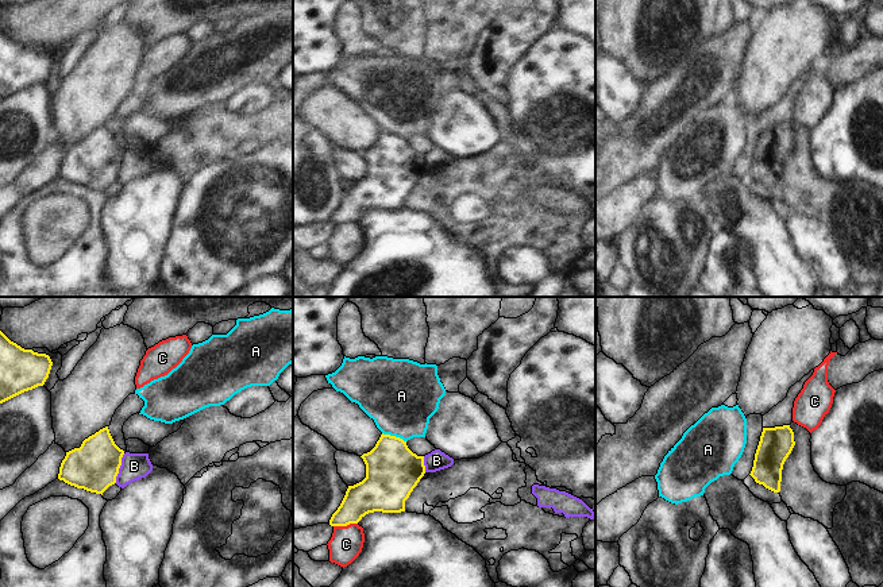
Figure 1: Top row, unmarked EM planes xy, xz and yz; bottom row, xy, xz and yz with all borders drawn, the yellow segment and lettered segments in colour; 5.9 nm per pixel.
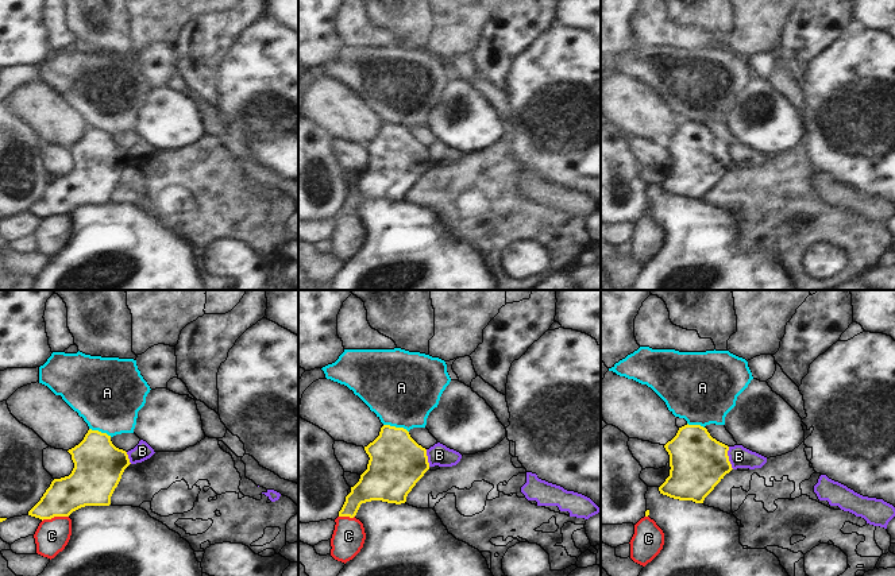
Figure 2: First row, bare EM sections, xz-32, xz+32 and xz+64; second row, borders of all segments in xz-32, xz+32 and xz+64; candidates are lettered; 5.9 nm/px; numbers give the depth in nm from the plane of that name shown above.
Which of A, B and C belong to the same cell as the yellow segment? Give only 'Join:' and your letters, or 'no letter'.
Join: no letter

